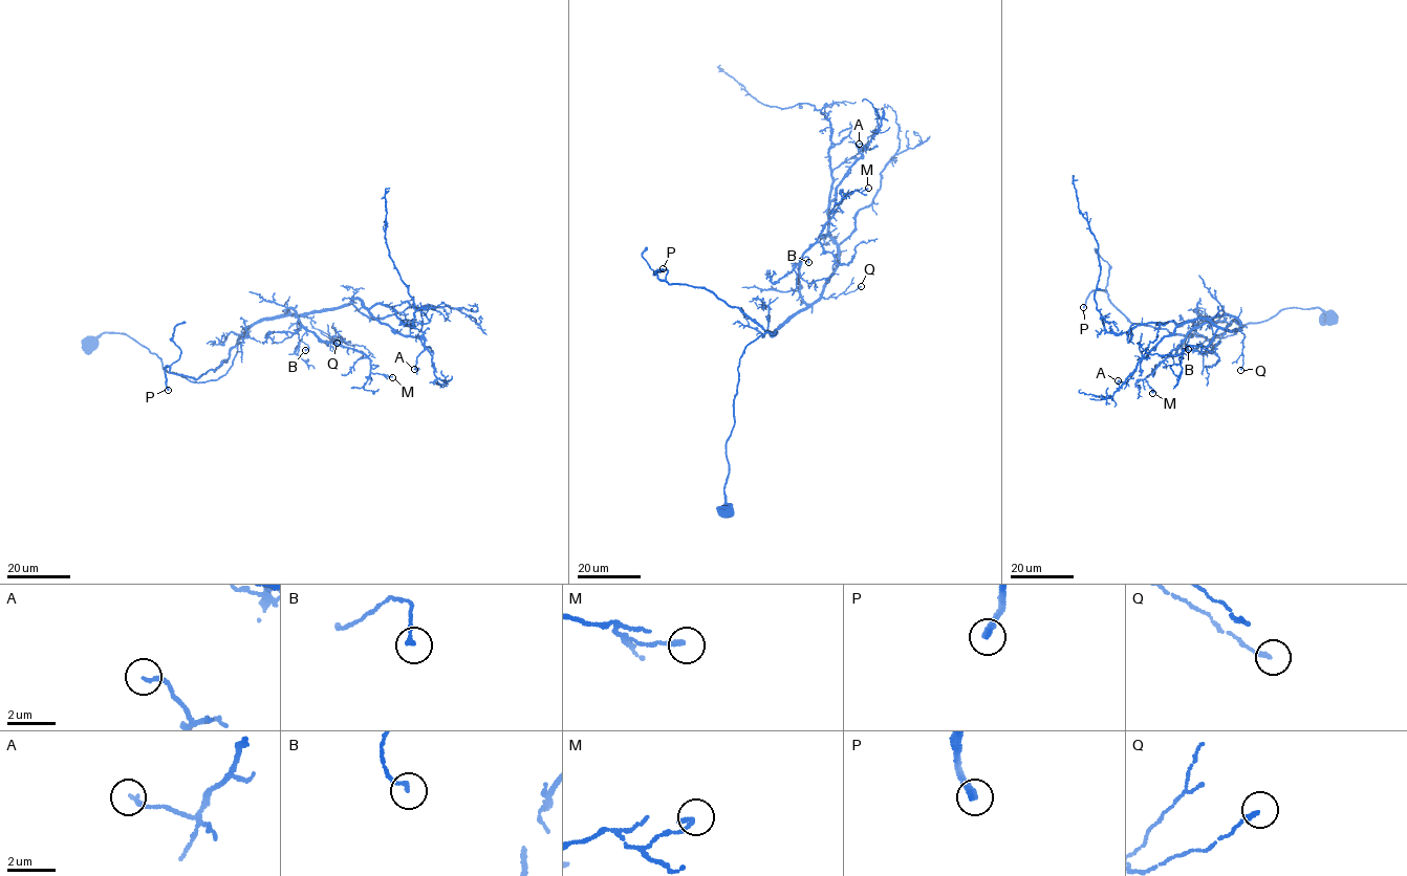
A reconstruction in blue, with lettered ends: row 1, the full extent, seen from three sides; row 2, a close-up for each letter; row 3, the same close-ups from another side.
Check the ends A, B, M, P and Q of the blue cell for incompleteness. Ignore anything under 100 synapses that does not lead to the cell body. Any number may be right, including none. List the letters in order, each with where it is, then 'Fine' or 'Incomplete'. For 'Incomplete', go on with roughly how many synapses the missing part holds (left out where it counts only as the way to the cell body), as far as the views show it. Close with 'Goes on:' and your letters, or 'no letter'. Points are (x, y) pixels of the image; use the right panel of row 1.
A: Place: (1118, 380). Fine
B: Place: (1188, 349). Fine
M: Place: (1152, 393). Fine
P: Place: (1083, 307). Incomplete. Roughly 200 synapses
Q: Place: (1240, 370). Fine
Goes on: P

